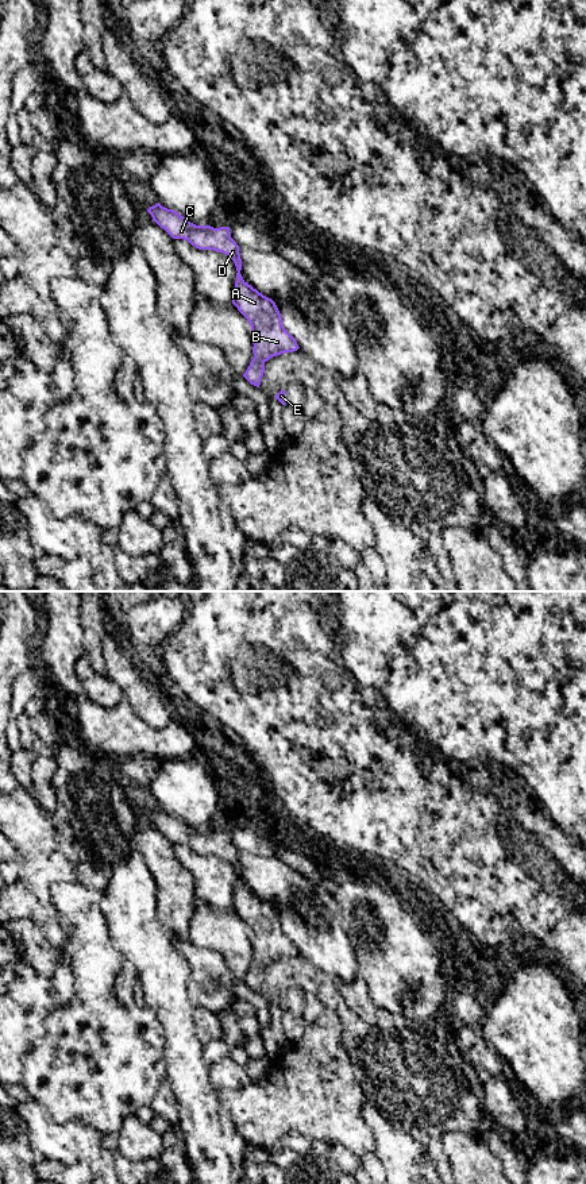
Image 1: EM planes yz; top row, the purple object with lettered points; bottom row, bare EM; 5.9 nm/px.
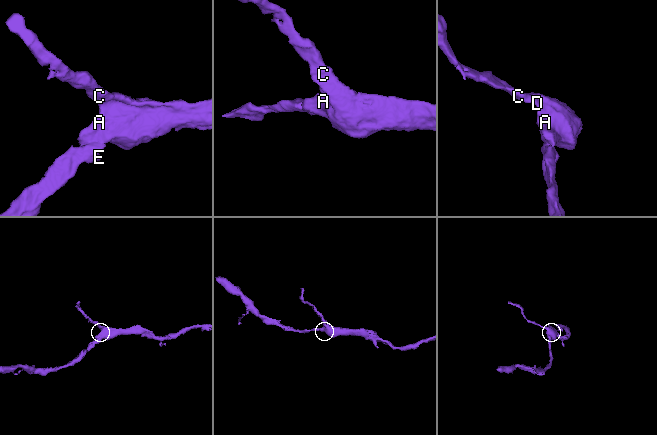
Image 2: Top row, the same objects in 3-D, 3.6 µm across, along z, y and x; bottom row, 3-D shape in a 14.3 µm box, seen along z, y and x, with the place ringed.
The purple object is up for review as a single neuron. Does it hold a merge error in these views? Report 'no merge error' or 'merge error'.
no merge error

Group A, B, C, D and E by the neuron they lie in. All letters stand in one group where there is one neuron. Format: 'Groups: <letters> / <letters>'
Groups: A B C D E

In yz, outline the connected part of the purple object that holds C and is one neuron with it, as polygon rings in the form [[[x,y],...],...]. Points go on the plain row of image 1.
[[[159,807],[150,811],[147,817],[151,819],[153,826],[173,844],[188,845],[198,855],[223,857],[234,865],[238,878],[232,909],[250,927],[254,949],[254,963],[243,981],[251,990],[259,992],[265,977],[265,968],[273,961],[297,956],[300,952],[296,944],[285,934],[275,907],[243,884],[240,879],[242,864],[239,851],[231,842],[230,832],[196,830],[178,817],[167,814]]]

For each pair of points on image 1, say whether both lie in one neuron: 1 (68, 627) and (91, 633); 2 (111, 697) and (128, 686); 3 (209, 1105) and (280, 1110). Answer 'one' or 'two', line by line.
1: two
2: two
3: two

